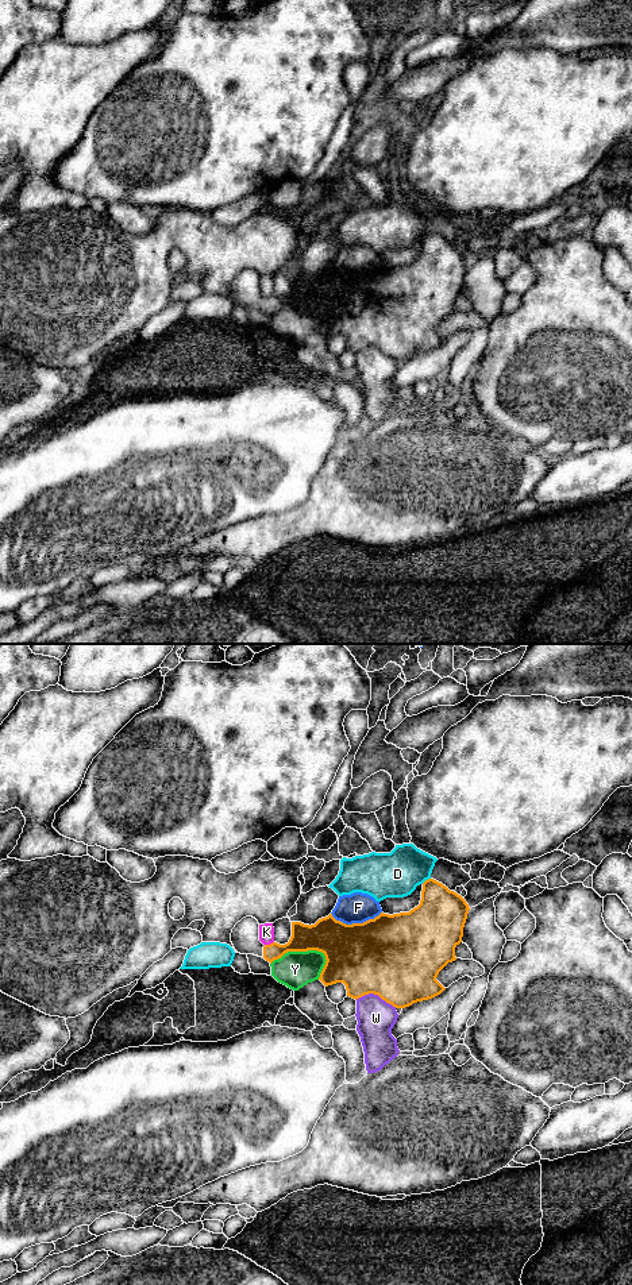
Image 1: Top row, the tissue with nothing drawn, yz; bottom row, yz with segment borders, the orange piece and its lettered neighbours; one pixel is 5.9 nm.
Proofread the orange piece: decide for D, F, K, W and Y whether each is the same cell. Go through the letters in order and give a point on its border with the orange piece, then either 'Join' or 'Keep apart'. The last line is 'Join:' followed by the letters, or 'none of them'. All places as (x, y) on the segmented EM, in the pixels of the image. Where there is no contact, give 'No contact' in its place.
D: Touches orange at yz (426, 880). Keep apart
F: Touches orange at yz (355, 923). Keep apart
K: Touches orange at yz (270, 944). Keep apart
W: Touches orange at yz (376, 994). Keep apart
Y: Touches orange at yz (299, 950). Keep apart
Join: none of them

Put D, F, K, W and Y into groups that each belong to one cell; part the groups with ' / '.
D / F / K / W / Y

